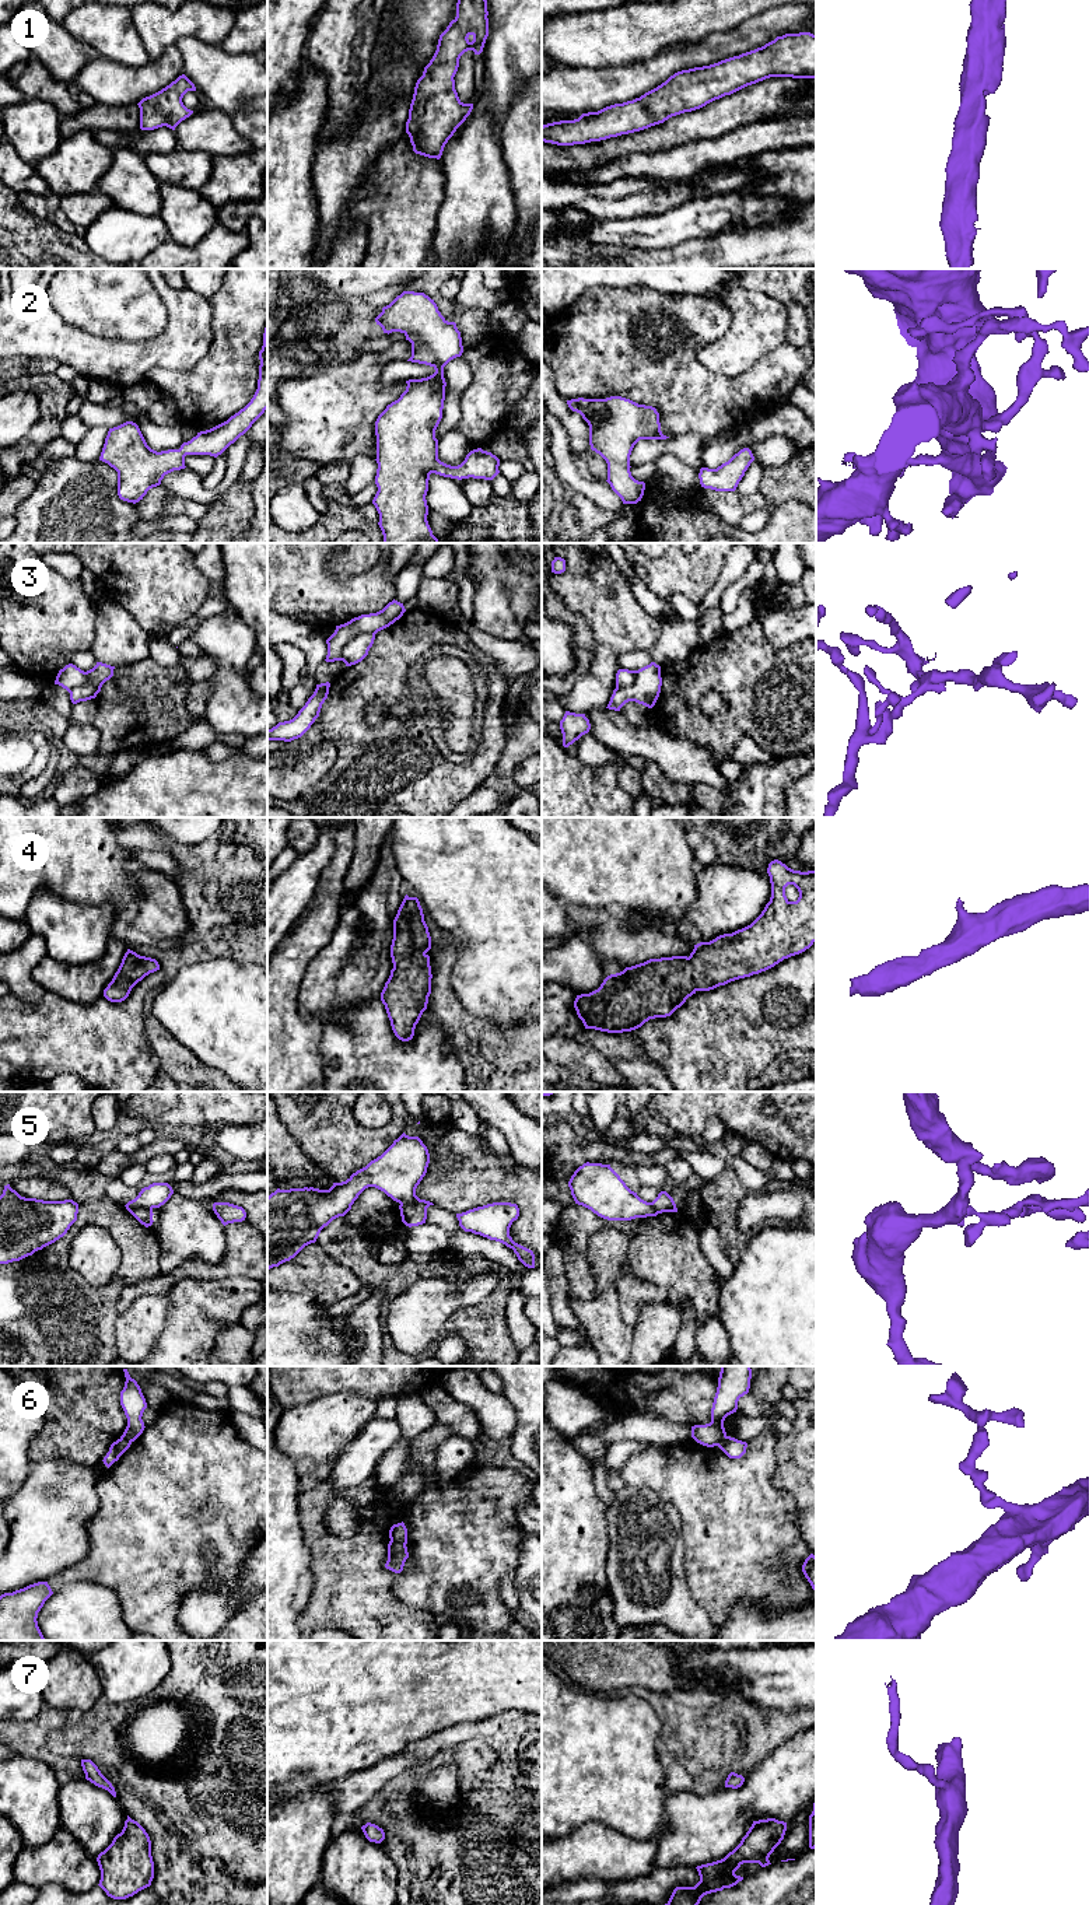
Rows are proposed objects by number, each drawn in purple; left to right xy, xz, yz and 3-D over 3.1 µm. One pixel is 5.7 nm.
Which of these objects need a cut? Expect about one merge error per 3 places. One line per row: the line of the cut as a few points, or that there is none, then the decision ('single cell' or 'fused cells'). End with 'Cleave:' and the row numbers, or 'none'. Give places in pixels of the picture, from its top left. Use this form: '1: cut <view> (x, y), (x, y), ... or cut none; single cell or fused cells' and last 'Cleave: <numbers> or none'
1: cut none; single cell
2: cut none; single cell
3: cut xy (101, 685), (81, 683), (69, 692); fused cells
4: cut none; single cell
5: cut xy (126, 1207), (147, 1207), (151, 1210); fused cells
6: cut xz (391, 1540), (405, 1545); fused cells
7: cut none; single cell
Cleave: 3, 5, 6

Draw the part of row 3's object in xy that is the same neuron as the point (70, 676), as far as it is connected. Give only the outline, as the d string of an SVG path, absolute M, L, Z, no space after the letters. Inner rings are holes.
M69 663L63 669L60 669L55 680L55 684L62 686L67 691L85 683L91 684L97 693L101 691L102 686L94 684L88 679L87 673L73 663Z

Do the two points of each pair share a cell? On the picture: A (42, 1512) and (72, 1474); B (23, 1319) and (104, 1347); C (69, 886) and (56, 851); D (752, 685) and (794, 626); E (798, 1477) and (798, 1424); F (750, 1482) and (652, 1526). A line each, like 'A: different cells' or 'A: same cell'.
A: same cell
B: same cell
C: same cell
D: different cells
E: same cell
F: different cells

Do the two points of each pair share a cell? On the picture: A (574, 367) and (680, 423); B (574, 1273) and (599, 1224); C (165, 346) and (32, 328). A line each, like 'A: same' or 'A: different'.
A: same
B: same
C: same

